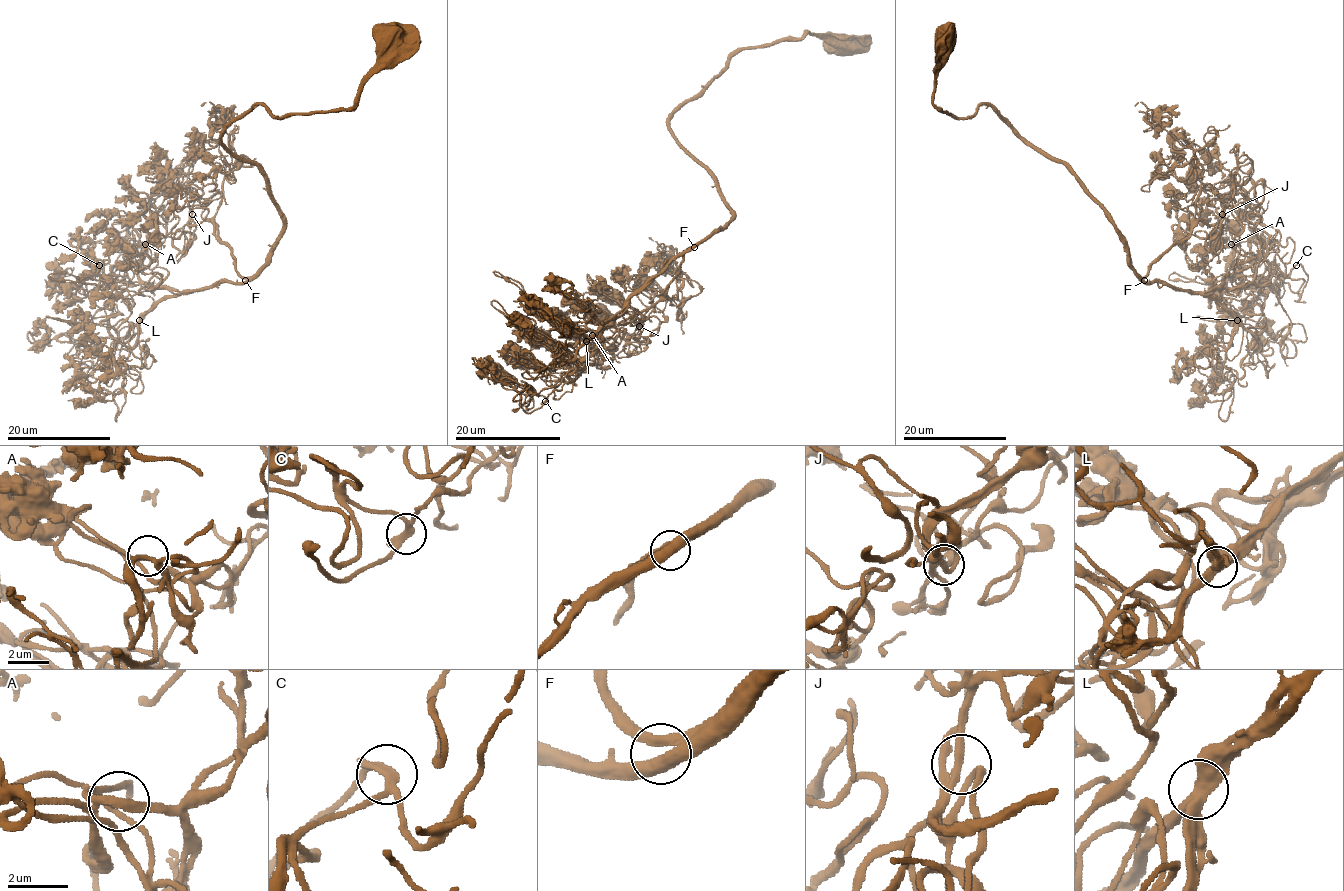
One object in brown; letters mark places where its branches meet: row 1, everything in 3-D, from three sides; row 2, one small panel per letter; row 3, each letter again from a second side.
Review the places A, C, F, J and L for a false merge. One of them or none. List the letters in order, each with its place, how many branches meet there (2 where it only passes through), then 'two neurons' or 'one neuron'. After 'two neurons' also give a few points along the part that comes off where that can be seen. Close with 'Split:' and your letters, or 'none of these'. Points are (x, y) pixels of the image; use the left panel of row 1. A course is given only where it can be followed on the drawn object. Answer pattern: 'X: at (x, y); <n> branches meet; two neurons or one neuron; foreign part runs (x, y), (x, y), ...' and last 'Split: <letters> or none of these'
A: at (145, 244); 3 branches meet; one neuron
C: at (99, 265); 3 branches meet; one neuron
F: at (245, 280); 3 branches meet; one neuron
J: at (192, 214); 3 branches meet; one neuron
L: at (139, 320); 3 branches meet; one neuron
Split: none of these

